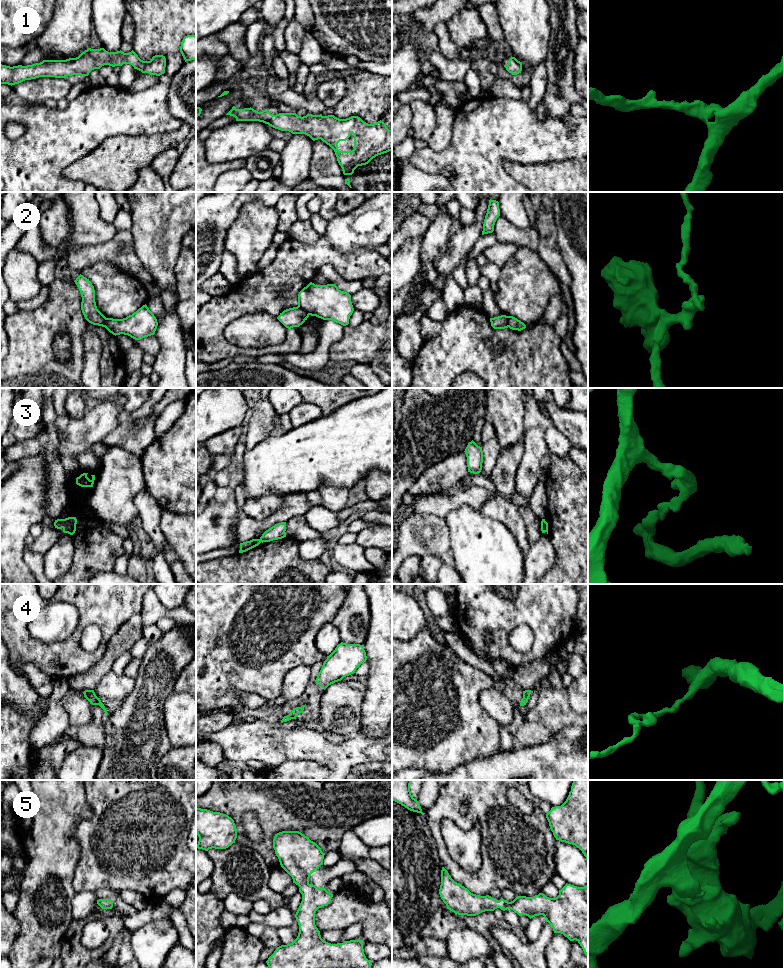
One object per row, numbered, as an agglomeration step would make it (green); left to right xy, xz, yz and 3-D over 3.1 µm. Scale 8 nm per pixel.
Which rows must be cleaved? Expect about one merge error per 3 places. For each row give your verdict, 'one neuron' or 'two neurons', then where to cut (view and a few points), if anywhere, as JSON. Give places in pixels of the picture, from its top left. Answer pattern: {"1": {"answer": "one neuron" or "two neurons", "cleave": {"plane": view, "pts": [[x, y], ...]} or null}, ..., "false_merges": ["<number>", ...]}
{"1": {"answer": "one neuron", "cleave": null}, "2": {"answer": "two neurons", "cleave": {"plane": "xz", "pts": [[297, 306], [309, 314]]}}, "3": {"answer": "two neurons", "cleave": {"plane": "xy", "pts": [[64, 519], [62, 527]]}}, "4": {"answer": "one neuron", "cleave": null}, "5": {"answer": "one neuron", "cleave": null}, "false_merges": ["2", "3"]}

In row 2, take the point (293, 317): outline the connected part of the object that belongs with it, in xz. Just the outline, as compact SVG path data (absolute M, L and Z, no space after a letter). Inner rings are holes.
M297 306L284 310L277 319L290 330L293 327L302 325L308 317L309 314Z

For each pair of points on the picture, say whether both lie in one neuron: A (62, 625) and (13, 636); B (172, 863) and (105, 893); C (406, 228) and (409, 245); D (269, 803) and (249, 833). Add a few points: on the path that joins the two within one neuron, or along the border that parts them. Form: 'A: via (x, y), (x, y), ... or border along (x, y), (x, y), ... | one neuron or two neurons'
A: border along (27, 625), (33, 637), (51, 643) | two neurons
B: border along (99, 887), (118, 888), (120, 890) | two neurons
C: border along (422, 236), (407, 238), (402, 245) | two neurons
D: border along (245, 811), (258, 819), (259, 842) | two neurons

